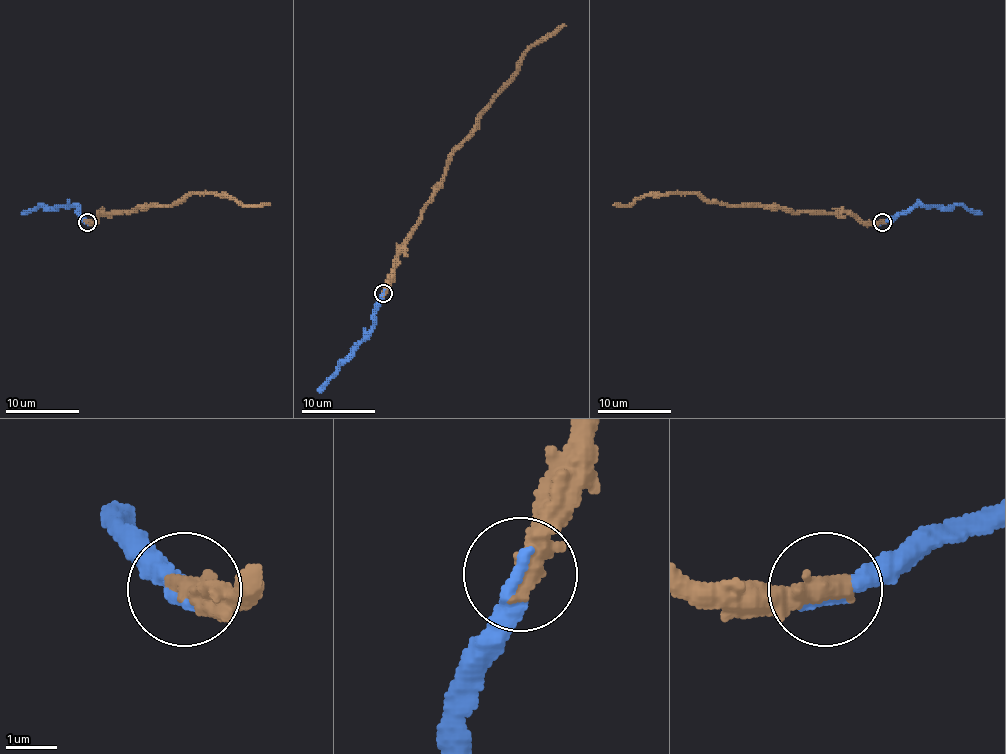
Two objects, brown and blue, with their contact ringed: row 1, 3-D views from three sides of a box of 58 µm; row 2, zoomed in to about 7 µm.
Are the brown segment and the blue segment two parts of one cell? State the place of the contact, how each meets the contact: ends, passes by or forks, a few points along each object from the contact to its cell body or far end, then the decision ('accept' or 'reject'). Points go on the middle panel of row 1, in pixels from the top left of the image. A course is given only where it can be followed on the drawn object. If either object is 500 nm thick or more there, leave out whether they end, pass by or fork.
place (383, 293); course brown (383, 293), (398, 249), (437, 188), (448, 156), (511, 77), (523, 55), (566, 26); course blue (383, 293), (374, 311), (371, 331), (319, 392); accept

